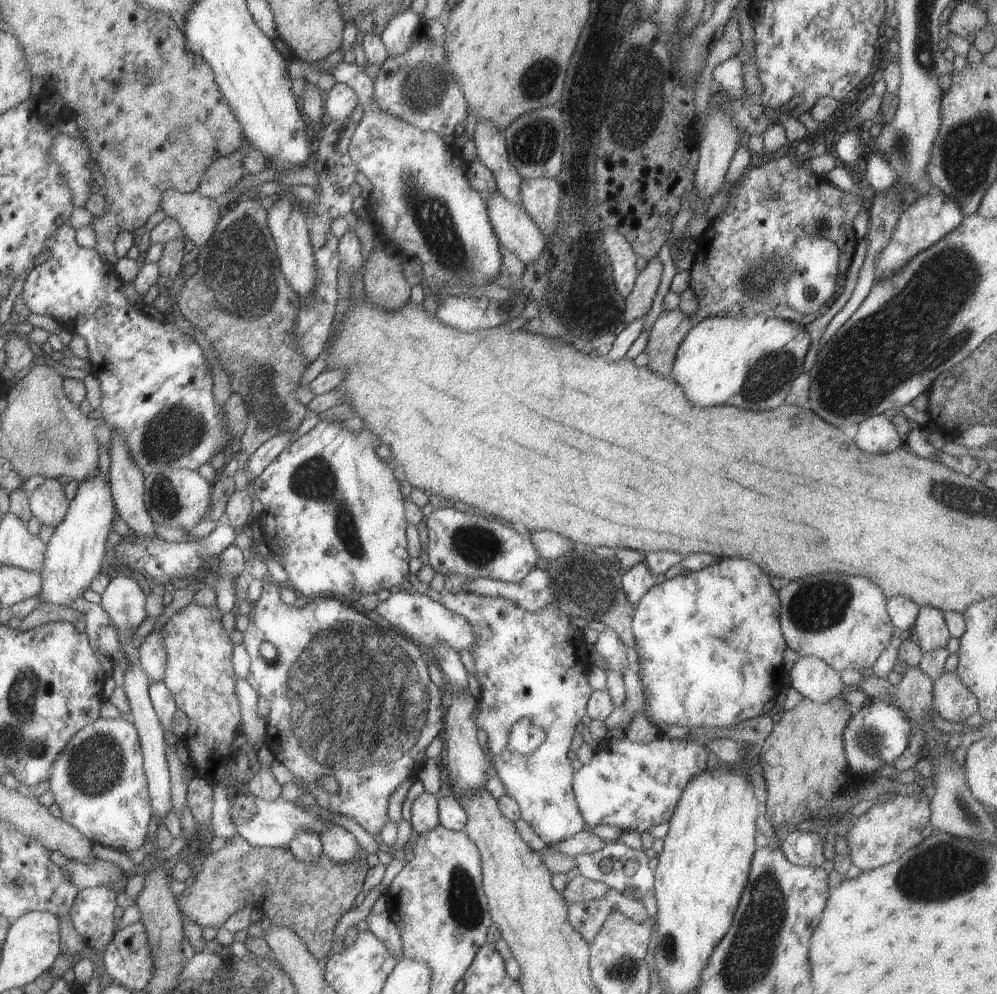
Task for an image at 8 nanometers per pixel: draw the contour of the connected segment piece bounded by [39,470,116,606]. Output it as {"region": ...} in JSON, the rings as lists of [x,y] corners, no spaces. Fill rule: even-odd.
{"region":[[[98,470],[94,476],[82,480],[64,520],[55,528],[46,545],[44,568],[42,568],[42,590],[39,592],[42,602],[68,606],[82,597],[95,576],[100,573],[102,561],[106,555],[106,538],[112,531],[115,506],[111,482],[106,481]]]}

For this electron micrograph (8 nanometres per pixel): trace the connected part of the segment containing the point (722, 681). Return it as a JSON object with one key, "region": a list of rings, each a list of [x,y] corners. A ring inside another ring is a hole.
{"region":[[[722,560],[722,562],[716,562],[712,566],[692,571],[687,576],[677,575],[674,578],[666,579],[661,584],[652,586],[642,596],[638,606],[635,606],[635,613],[632,617],[632,632],[640,664],[637,673],[640,677],[640,682],[642,682],[644,698],[646,698],[646,710],[638,710],[638,713],[643,712],[650,724],[656,728],[660,724],[687,728],[692,726],[722,728],[736,726],[745,720],[762,715],[764,705],[770,700],[775,700],[776,696],[778,696],[778,690],[785,688],[787,671],[784,668],[782,656],[784,656],[784,650],[788,646],[781,629],[780,613],[781,600],[778,592],[770,584],[770,576],[764,574],[750,560]]]}

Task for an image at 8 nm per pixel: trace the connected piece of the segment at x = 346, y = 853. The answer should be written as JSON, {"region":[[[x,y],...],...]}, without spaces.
{"region":[[[330,826],[322,832],[320,838],[324,856],[328,856],[334,862],[348,864],[362,854],[362,846],[358,844],[356,837],[341,826]]]}

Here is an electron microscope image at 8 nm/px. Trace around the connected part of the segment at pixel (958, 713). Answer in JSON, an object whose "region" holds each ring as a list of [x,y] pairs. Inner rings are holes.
{"region":[[[946,672],[933,680],[934,710],[944,720],[966,724],[978,714],[979,704],[976,696],[962,684],[957,672]]]}

